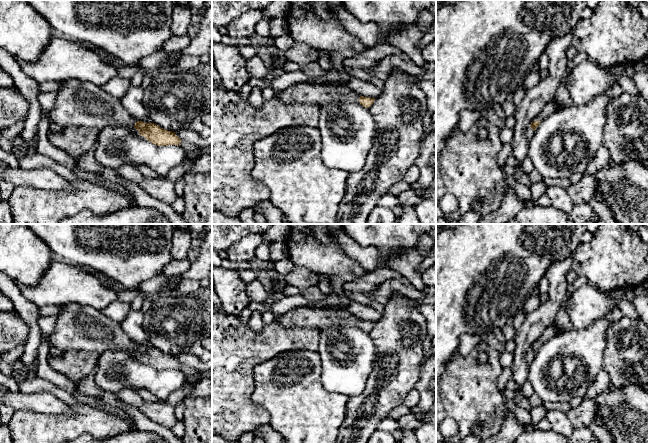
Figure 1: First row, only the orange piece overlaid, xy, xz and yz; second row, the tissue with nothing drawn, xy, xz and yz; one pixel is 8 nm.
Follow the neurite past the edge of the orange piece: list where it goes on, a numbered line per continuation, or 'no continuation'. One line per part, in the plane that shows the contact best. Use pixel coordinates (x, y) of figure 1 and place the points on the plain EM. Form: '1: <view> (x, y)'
1: xy (82, 332)

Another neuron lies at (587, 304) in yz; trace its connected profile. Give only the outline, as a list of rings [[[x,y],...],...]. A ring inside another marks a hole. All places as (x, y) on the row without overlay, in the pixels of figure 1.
[[[588,283],[577,289],[570,298],[564,299],[563,306],[573,329],[577,330],[587,328],[617,307],[605,292]]]

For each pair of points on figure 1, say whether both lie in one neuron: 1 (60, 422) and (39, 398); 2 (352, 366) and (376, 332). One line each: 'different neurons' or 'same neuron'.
1: different neurons
2: different neurons

